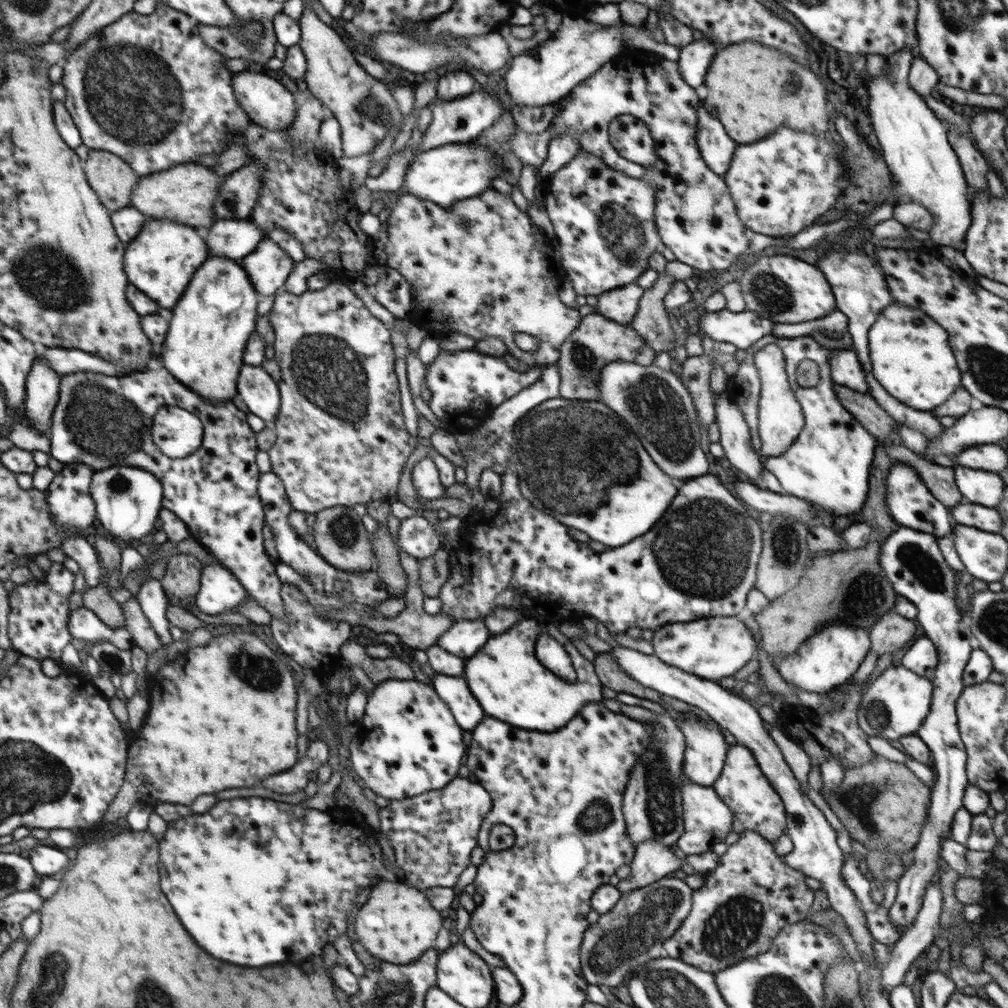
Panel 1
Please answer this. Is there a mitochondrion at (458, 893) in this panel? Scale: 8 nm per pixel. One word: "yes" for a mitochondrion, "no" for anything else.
no

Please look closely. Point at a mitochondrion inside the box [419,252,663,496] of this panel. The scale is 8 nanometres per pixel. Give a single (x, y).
(582, 358)

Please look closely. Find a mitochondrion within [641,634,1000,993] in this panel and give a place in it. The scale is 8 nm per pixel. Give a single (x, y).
(737, 923)

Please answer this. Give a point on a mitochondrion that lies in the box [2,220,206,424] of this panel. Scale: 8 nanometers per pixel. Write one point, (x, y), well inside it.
(49, 276)

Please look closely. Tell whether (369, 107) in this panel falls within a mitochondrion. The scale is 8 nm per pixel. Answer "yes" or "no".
yes

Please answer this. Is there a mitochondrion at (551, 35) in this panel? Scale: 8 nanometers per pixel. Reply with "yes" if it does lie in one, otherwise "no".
no

